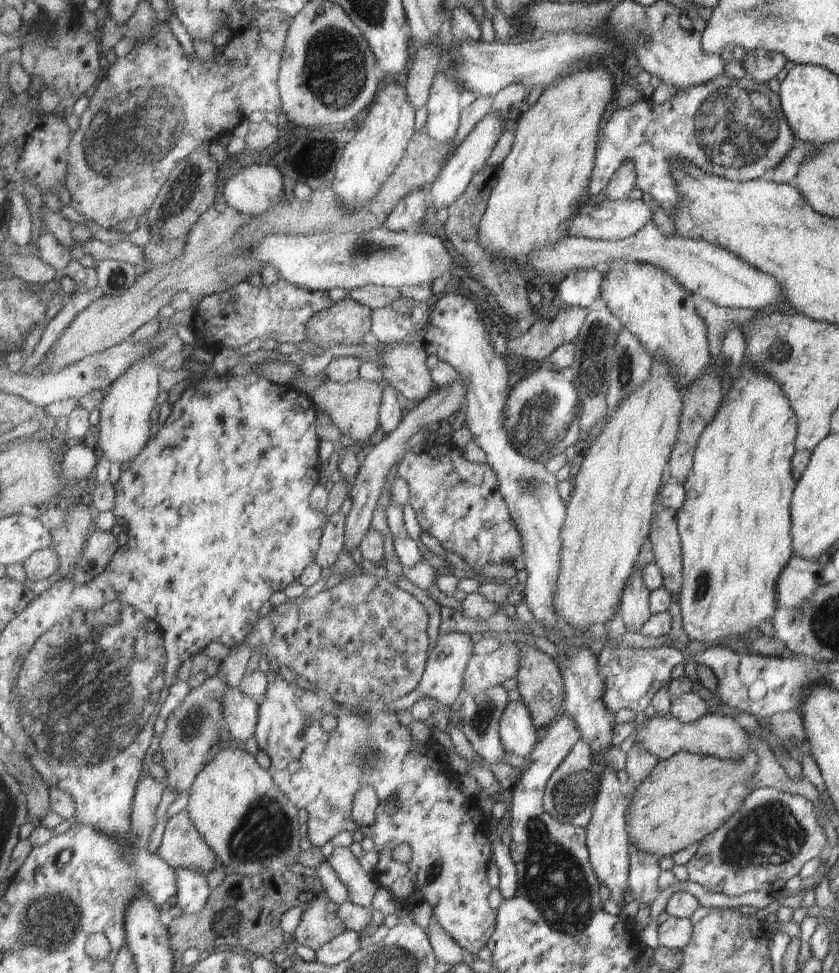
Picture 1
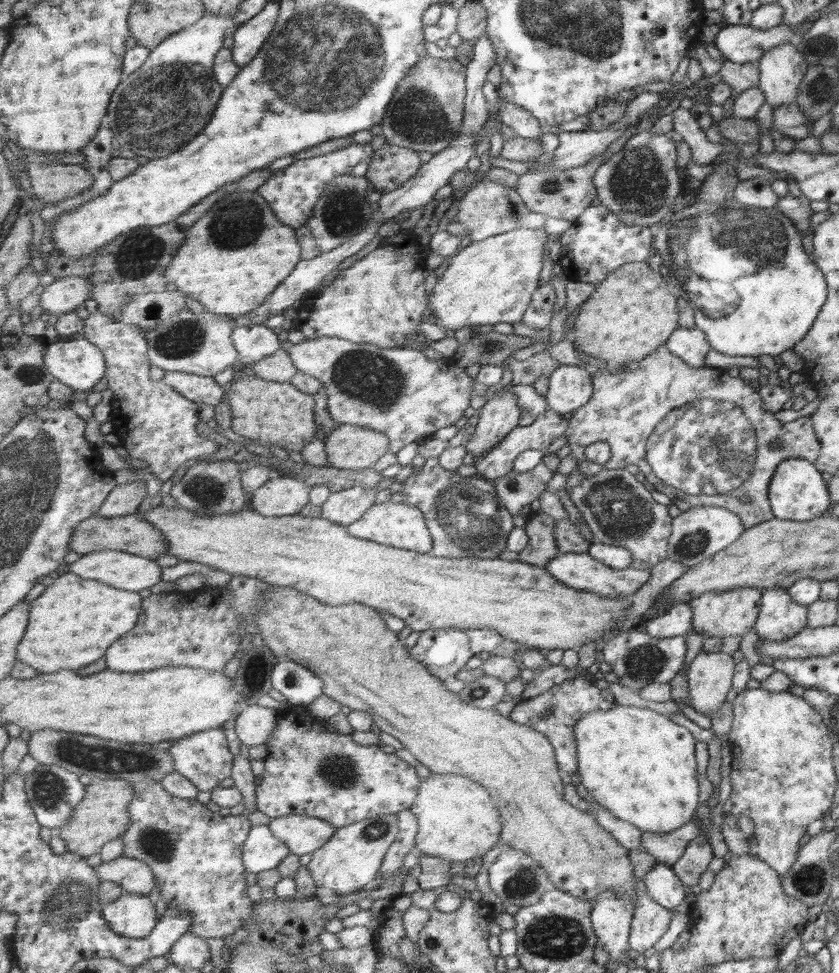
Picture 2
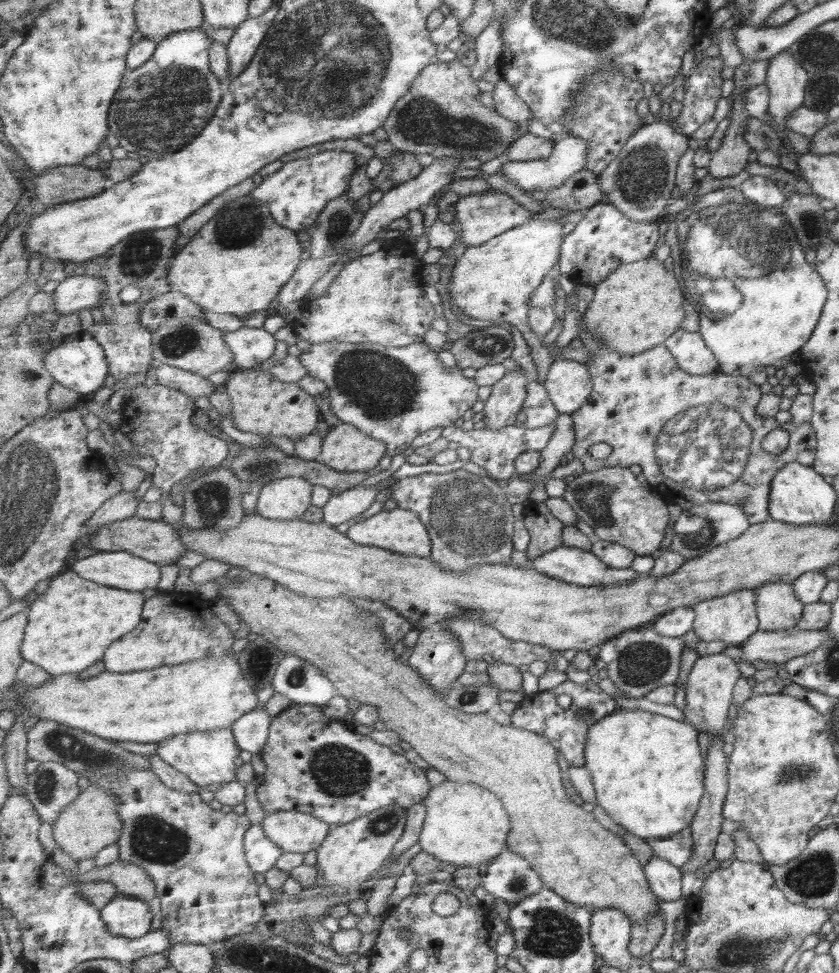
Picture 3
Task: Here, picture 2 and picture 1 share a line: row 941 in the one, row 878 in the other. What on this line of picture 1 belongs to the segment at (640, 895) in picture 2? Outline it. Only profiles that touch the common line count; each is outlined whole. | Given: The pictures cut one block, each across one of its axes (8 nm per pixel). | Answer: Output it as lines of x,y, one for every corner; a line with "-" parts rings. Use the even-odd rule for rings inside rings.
630,840
630,855
631,890
635,892
639,903
651,906
659,898
662,890
659,886
659,857
639,850
633,840

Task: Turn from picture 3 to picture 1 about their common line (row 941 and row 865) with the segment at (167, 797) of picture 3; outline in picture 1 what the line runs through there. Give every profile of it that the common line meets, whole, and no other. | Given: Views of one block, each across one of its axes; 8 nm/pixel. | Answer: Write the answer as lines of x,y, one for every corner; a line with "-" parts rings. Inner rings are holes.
187,807
169,818
157,852
173,868
189,868
205,876
222,865
219,855
195,828

